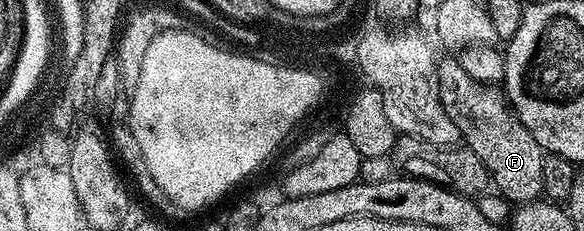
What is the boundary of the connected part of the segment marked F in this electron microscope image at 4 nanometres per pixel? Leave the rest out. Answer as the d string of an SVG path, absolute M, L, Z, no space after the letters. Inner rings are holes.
M437 61L438 93L440 102L448 118L456 122L465 147L470 148L486 164L490 171L493 187L499 188L515 205L529 204L543 195L542 175L546 168L542 165L542 147L532 138L532 134L520 122L520 118L510 107L503 89L493 83L477 81L464 70L459 61Z

